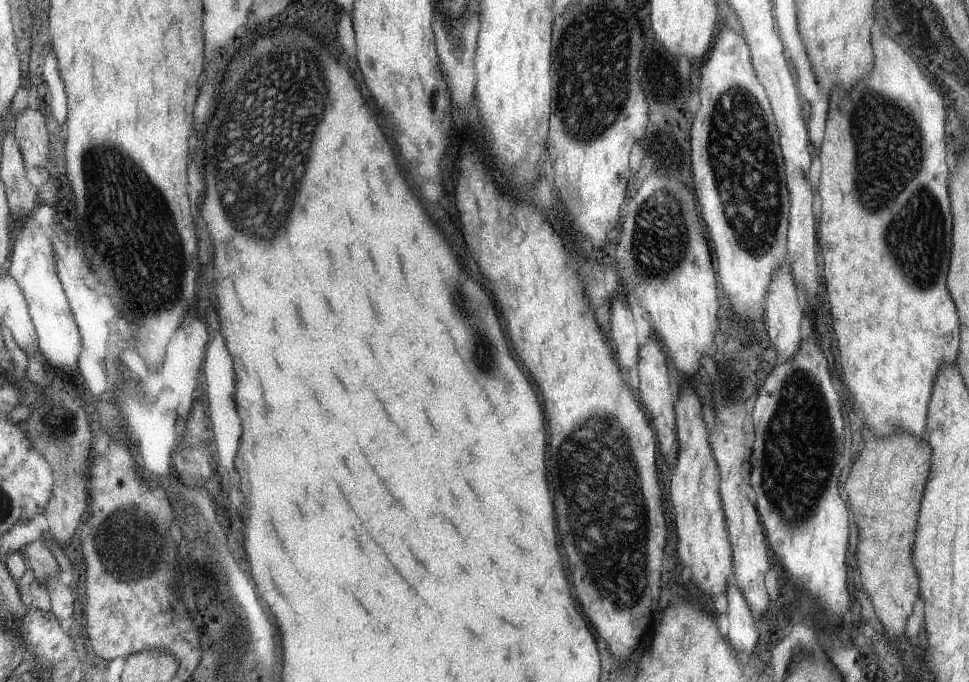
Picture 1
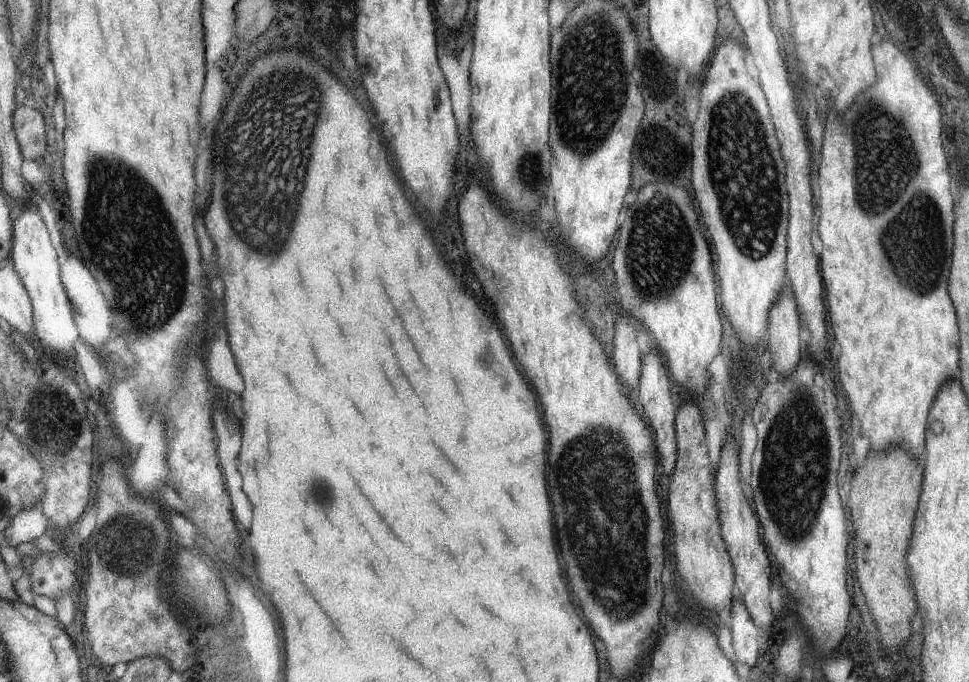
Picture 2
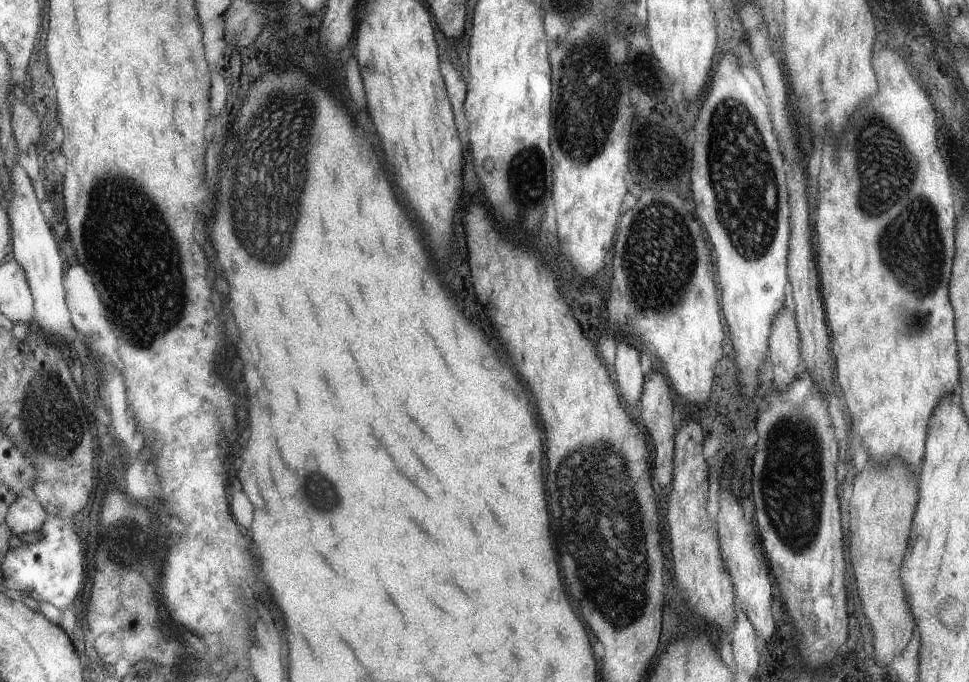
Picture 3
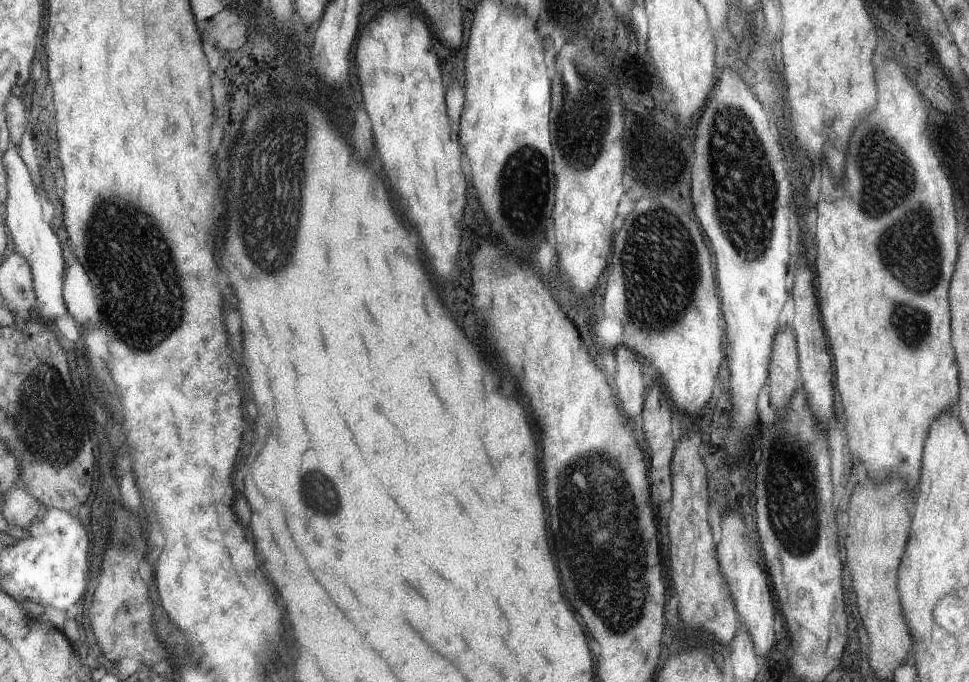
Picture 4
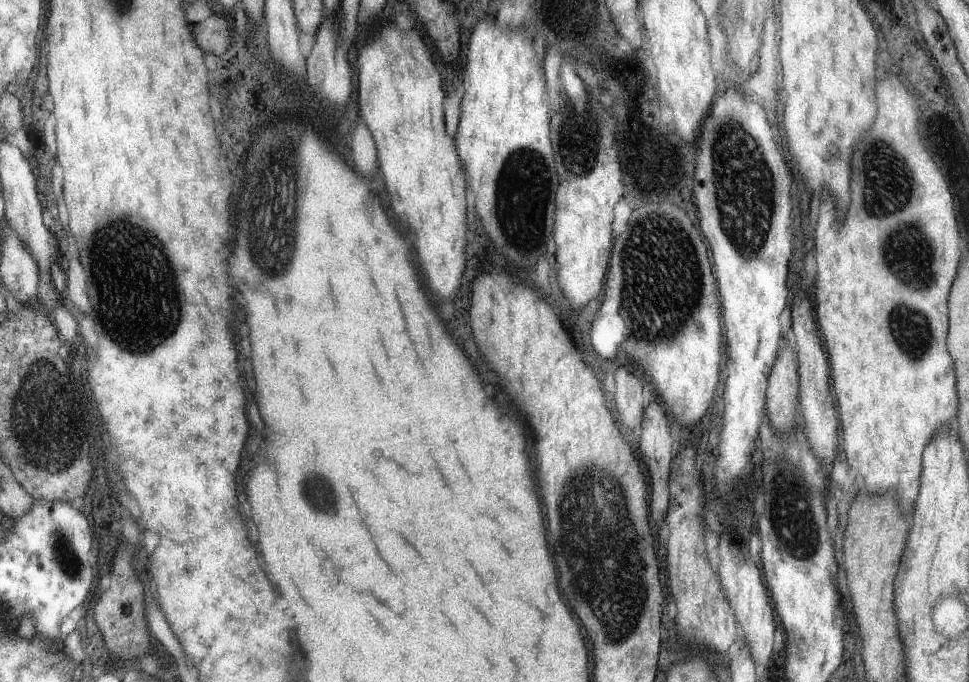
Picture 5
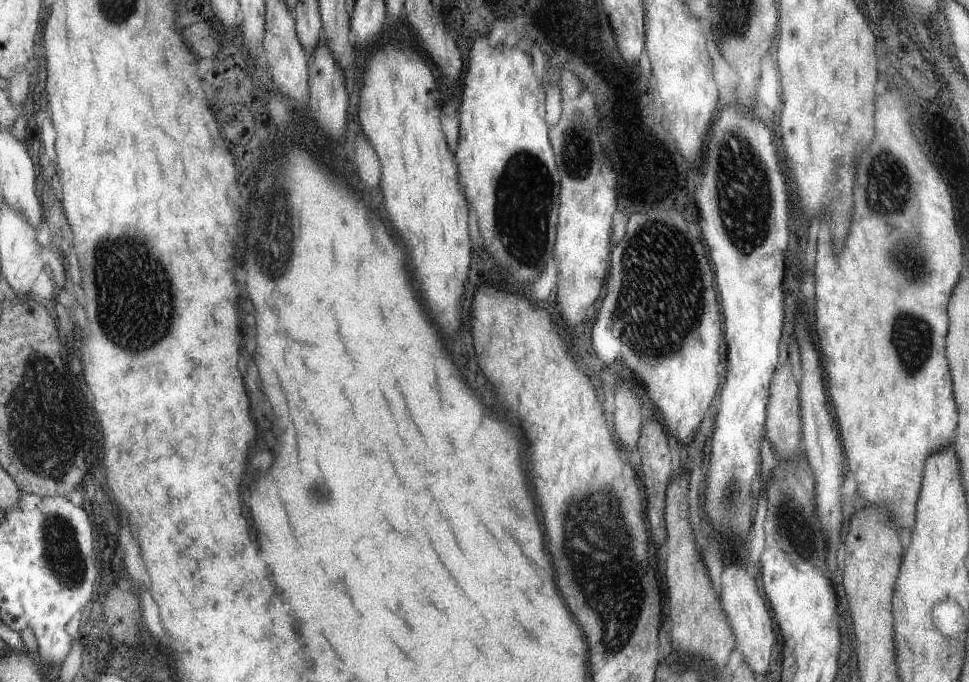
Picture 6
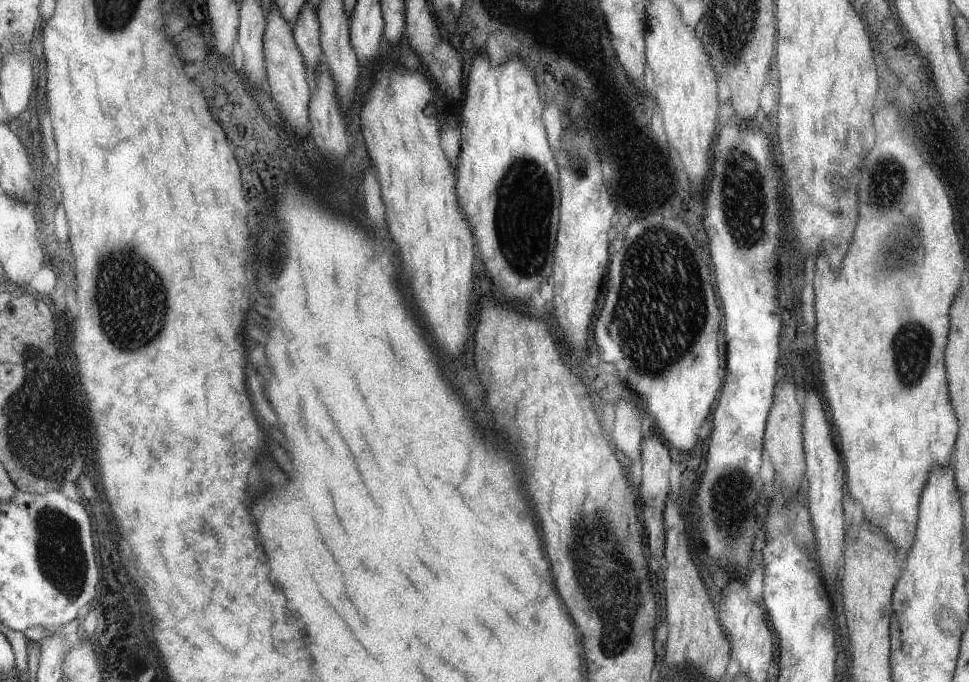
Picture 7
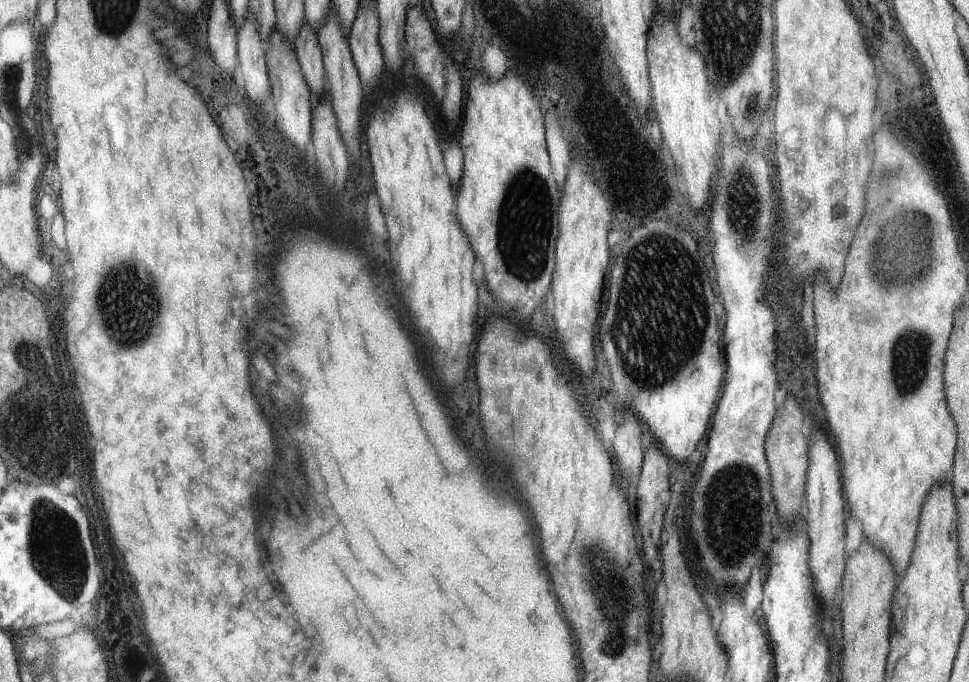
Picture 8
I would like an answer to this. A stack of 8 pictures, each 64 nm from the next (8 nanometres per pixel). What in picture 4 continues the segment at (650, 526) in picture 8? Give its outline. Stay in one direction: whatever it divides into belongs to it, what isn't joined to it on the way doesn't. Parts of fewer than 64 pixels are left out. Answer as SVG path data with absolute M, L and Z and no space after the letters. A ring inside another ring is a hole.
M660 384L652 386L648 397L645 398L643 414L644 421L643 430L646 439L646 451L649 454L651 468L649 471L650 483L654 486L656 494L658 494L658 504L663 506L671 500L672 497L672 478L671 461L673 460L673 451L675 450L675 442L672 437L672 424L670 422L670 403L668 403L665 393L661 390Z

